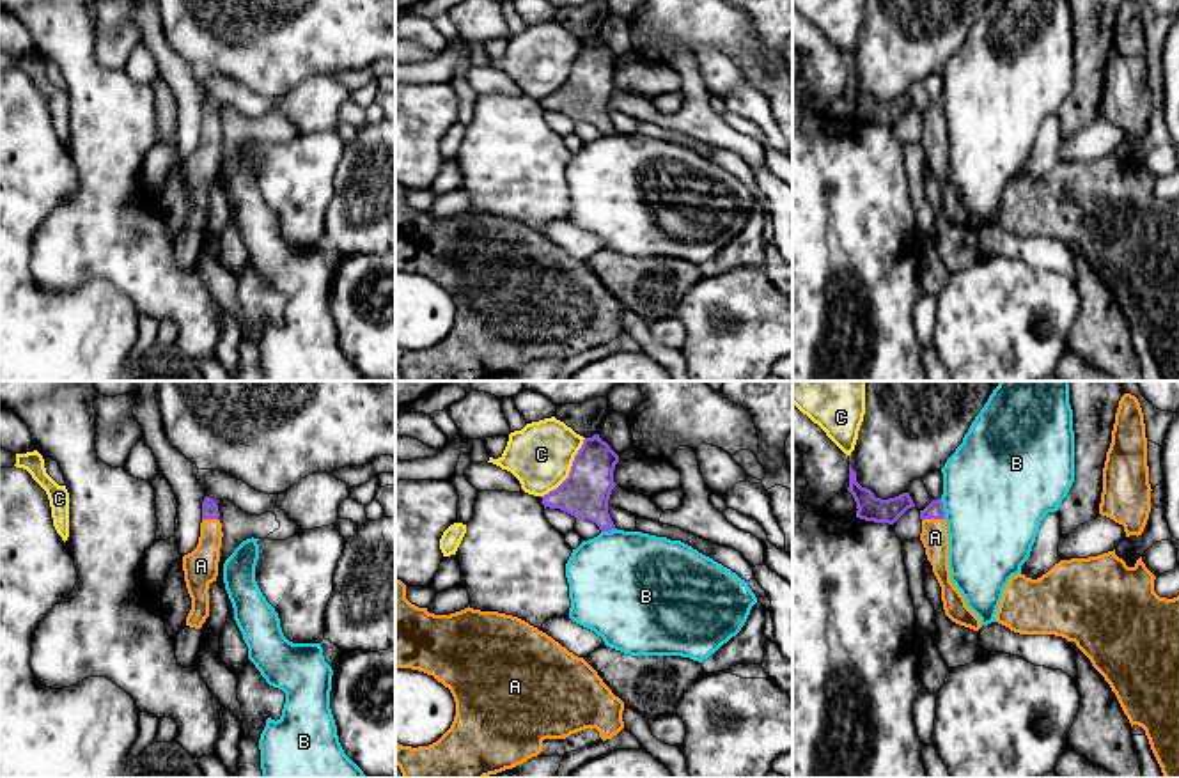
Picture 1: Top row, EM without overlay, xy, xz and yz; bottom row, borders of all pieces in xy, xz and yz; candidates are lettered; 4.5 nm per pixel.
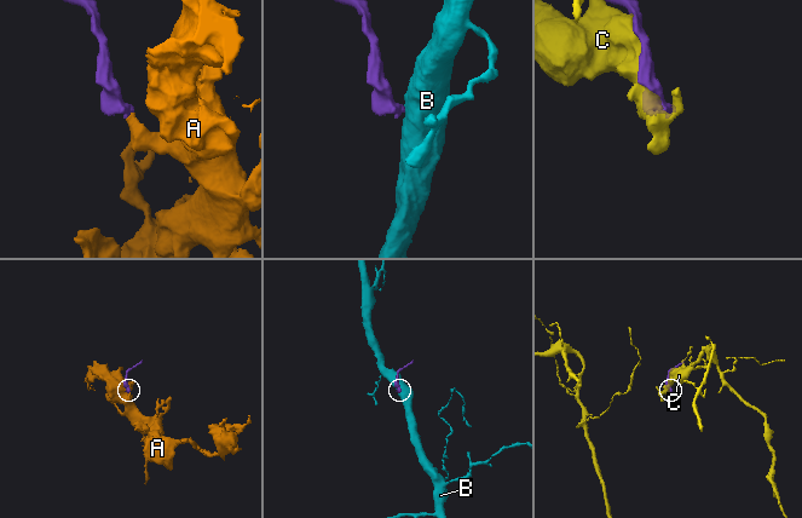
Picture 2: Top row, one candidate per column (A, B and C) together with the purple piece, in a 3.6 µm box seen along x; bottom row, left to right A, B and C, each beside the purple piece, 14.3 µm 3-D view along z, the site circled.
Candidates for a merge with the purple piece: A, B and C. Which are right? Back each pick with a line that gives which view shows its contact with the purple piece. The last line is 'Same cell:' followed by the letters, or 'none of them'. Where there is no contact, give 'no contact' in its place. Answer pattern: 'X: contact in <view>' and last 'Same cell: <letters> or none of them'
A: contact in yz
Same cell: A

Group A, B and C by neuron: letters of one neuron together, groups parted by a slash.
A / B / C

